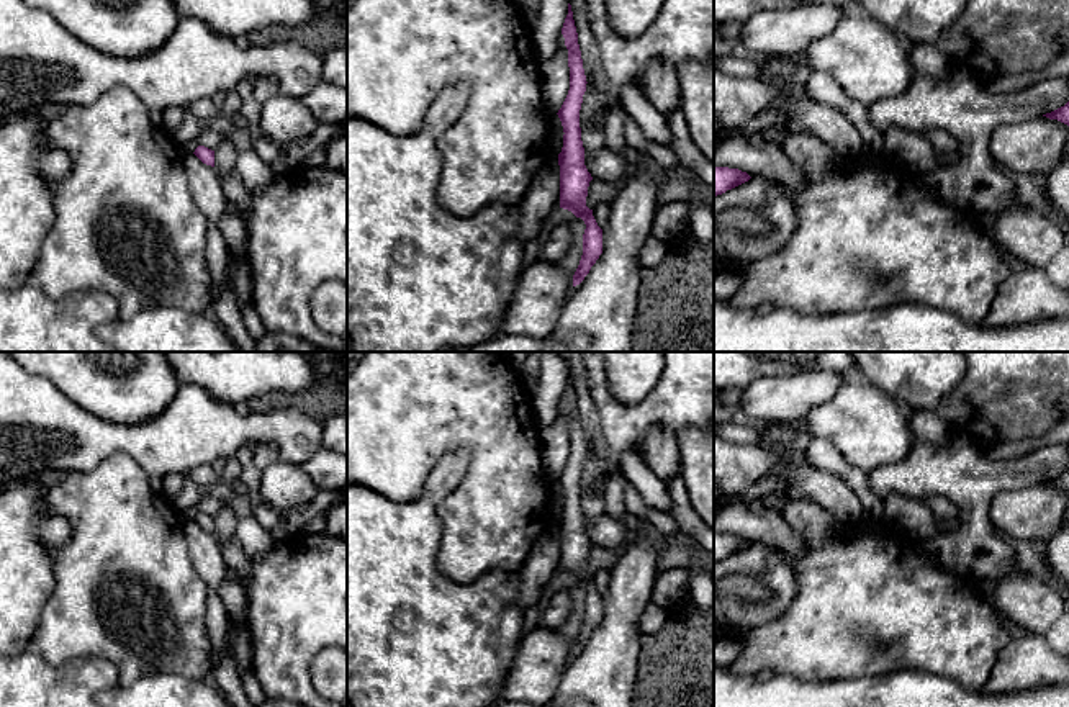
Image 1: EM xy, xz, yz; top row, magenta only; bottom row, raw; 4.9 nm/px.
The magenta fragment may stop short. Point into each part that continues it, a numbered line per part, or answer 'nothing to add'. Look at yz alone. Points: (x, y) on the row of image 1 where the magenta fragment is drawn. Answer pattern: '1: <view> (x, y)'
nothing to add

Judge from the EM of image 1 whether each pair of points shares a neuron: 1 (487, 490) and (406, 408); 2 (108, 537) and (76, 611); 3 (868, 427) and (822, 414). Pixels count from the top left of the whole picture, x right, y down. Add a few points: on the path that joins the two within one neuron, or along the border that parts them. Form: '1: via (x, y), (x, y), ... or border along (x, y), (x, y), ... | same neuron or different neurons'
1: via (487, 462), (434, 408) | same neuron
2: via (105, 555), (89, 583), (87, 593) | same neuron
3: via (857, 419), (834, 419) | same neuron

